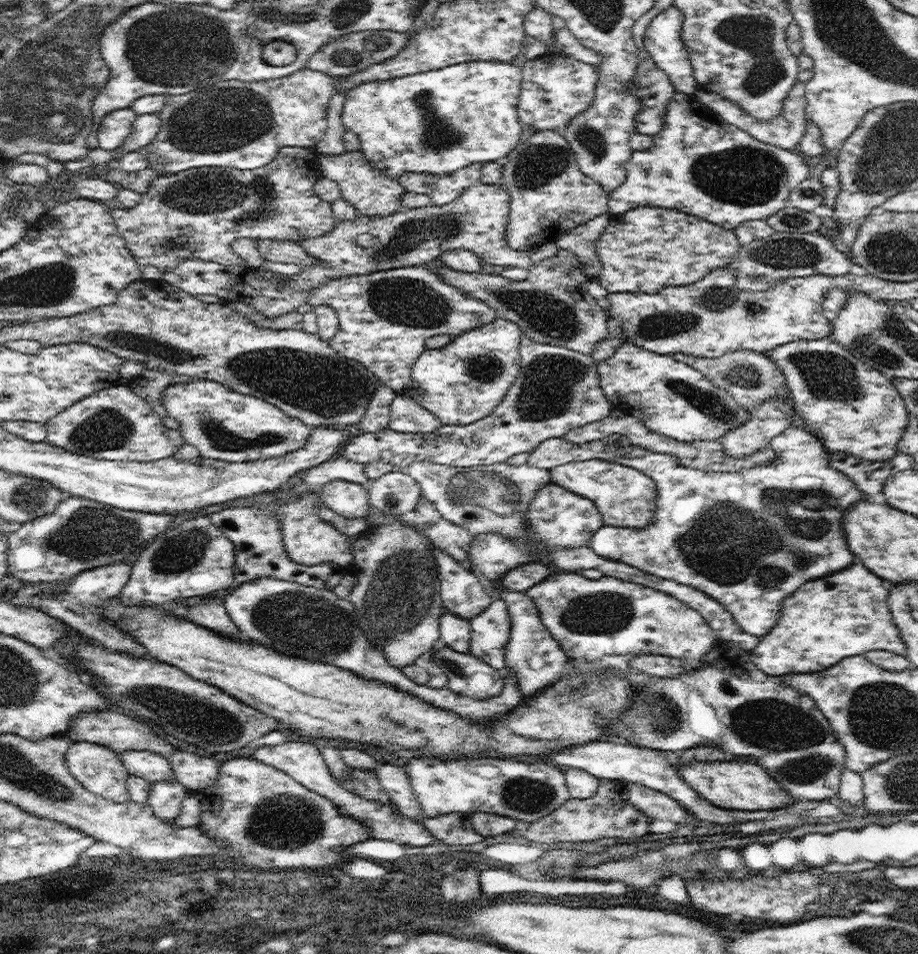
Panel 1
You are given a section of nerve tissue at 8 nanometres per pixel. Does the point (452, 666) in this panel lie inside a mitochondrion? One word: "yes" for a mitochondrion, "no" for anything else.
yes

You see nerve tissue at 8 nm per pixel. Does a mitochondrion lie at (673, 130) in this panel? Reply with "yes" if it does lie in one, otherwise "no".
no

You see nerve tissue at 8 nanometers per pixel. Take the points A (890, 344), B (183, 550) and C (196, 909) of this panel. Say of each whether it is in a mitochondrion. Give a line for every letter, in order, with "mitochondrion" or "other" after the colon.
A: mitochondrion
B: mitochondrion
C: other

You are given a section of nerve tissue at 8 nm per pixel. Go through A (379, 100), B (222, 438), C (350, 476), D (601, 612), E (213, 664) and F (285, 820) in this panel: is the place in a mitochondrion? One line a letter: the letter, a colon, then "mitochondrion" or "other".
A: other
B: mitochondrion
C: other
D: mitochondrion
E: other
F: mitochondrion

